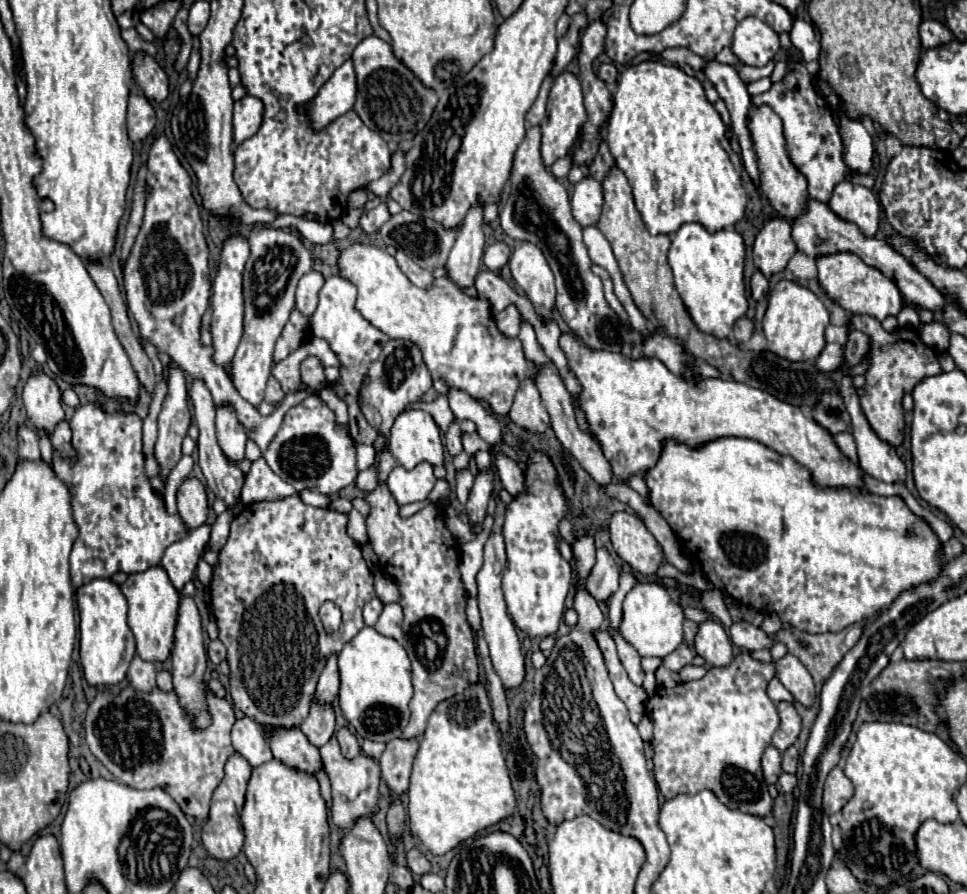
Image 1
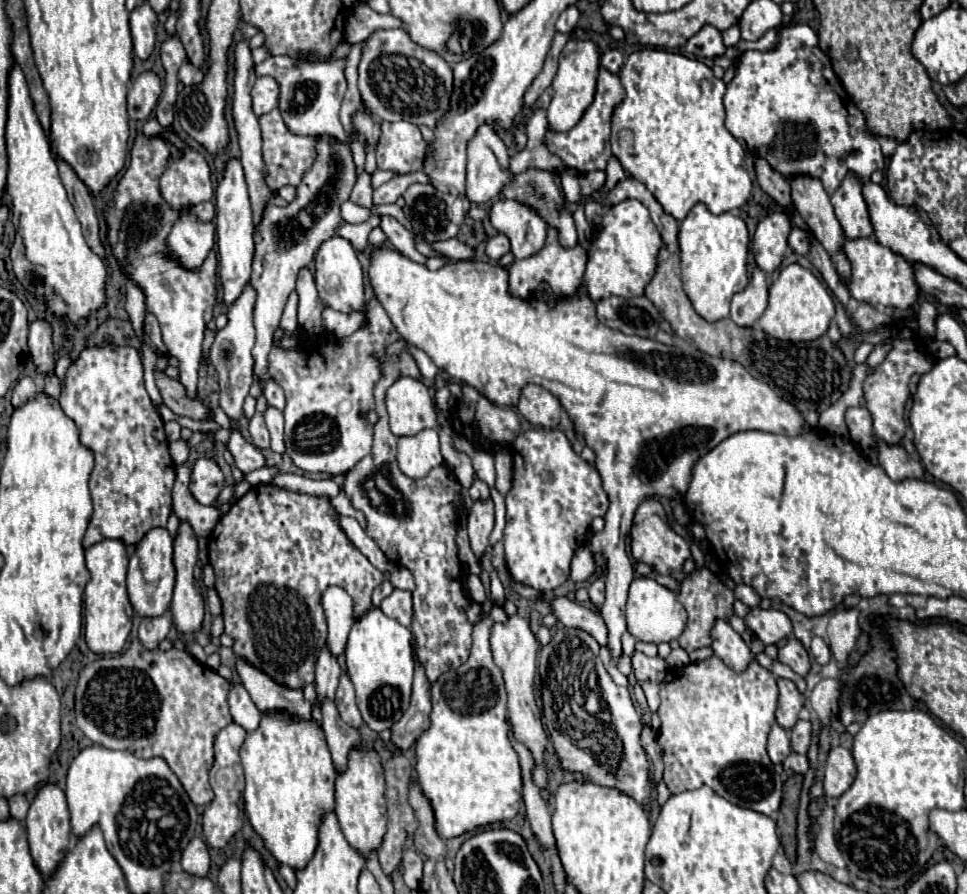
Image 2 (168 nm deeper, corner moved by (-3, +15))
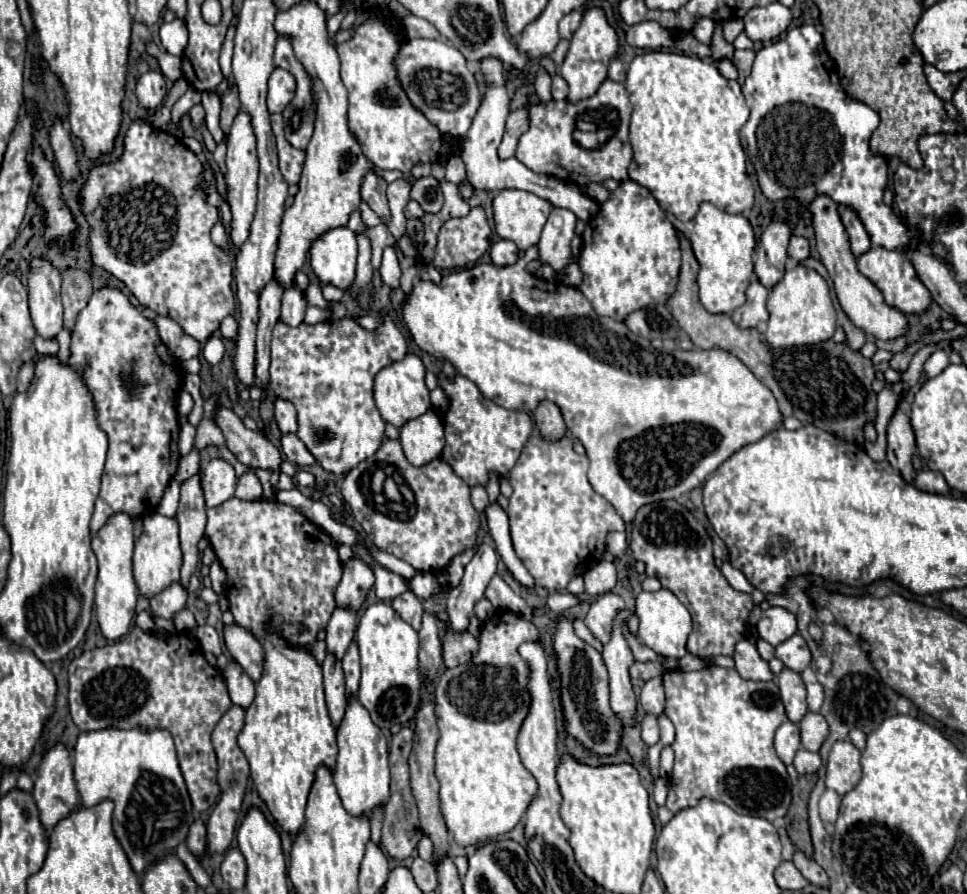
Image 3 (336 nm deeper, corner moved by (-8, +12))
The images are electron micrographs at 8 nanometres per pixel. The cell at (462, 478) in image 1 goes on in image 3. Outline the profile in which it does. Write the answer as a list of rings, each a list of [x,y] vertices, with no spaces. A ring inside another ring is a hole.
[[[490,504],[486,508],[486,518],[488,518],[488,526],[490,526],[490,534],[496,542],[496,550],[500,552],[506,568],[514,574],[514,578],[524,584],[524,586],[534,586],[534,580],[530,576],[530,572],[524,568],[524,564],[520,562],[520,558],[516,556],[514,548],[512,548],[512,540],[510,540],[510,530],[508,530],[508,514],[500,508],[500,504]]]

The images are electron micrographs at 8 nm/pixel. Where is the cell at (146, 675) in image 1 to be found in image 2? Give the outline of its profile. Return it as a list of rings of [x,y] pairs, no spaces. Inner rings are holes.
[[[167,611],[161,617],[155,619],[143,619],[139,625],[139,643],[147,649],[147,651],[155,651],[159,647],[159,643],[167,637],[171,629],[171,613]]]

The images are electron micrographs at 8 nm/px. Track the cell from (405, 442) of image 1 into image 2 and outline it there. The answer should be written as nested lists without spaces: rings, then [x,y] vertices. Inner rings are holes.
[[[397,379],[389,387],[385,401],[393,435],[413,437],[423,429],[437,429],[433,399],[421,381]]]

